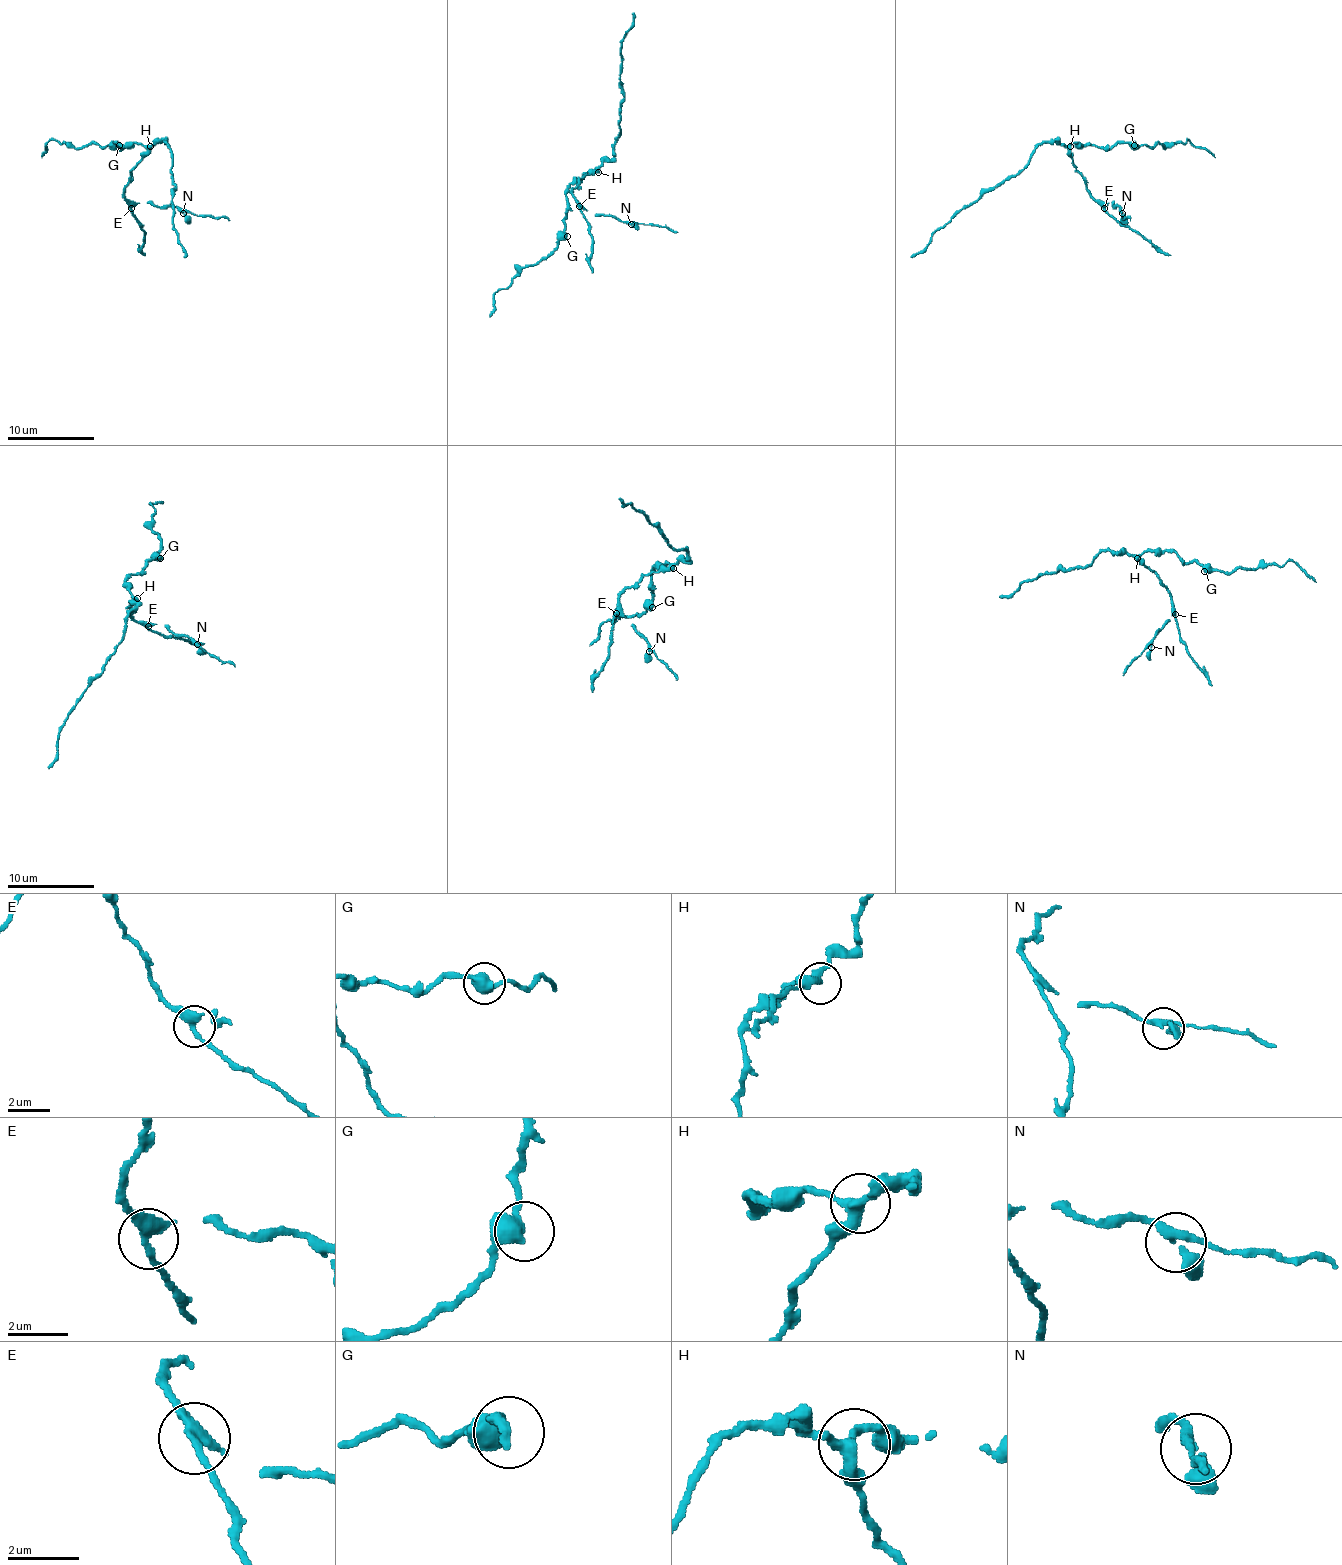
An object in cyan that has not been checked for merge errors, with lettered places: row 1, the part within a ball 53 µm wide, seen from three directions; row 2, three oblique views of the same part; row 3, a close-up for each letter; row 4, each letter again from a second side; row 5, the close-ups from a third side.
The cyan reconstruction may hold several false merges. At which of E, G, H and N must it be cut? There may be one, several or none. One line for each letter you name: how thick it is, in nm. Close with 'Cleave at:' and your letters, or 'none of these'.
Cleave at: none of these

